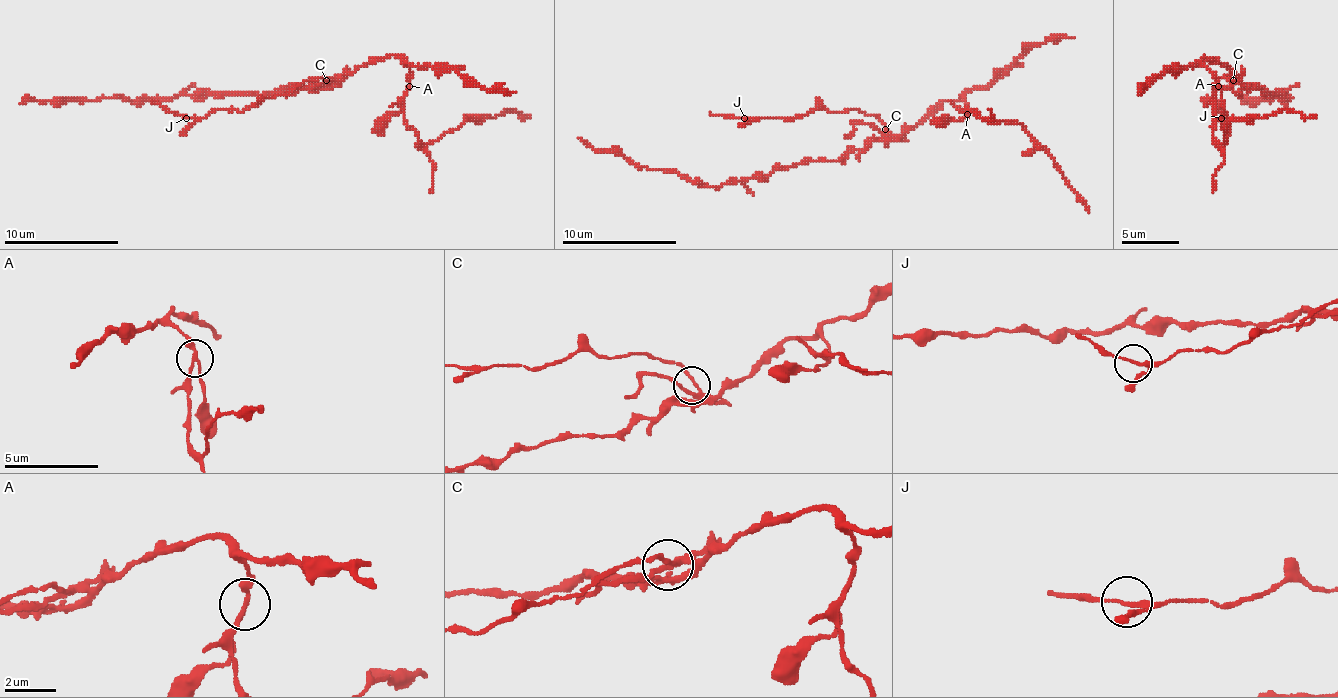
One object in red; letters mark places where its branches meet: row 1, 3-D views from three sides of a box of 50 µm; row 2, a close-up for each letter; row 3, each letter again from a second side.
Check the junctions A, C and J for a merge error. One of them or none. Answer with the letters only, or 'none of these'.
A

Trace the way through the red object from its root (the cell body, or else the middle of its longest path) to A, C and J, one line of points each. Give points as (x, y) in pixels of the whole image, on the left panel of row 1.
A: (341, 83), (361, 66), (375, 63), (387, 55), (395, 55), (410, 69), (410, 86)
C: (341, 83), (326, 80)
J: (341, 83), (318, 78), (289, 89), (283, 95), (260, 98), (240, 112), (212, 109), (203, 118), (186, 118)

